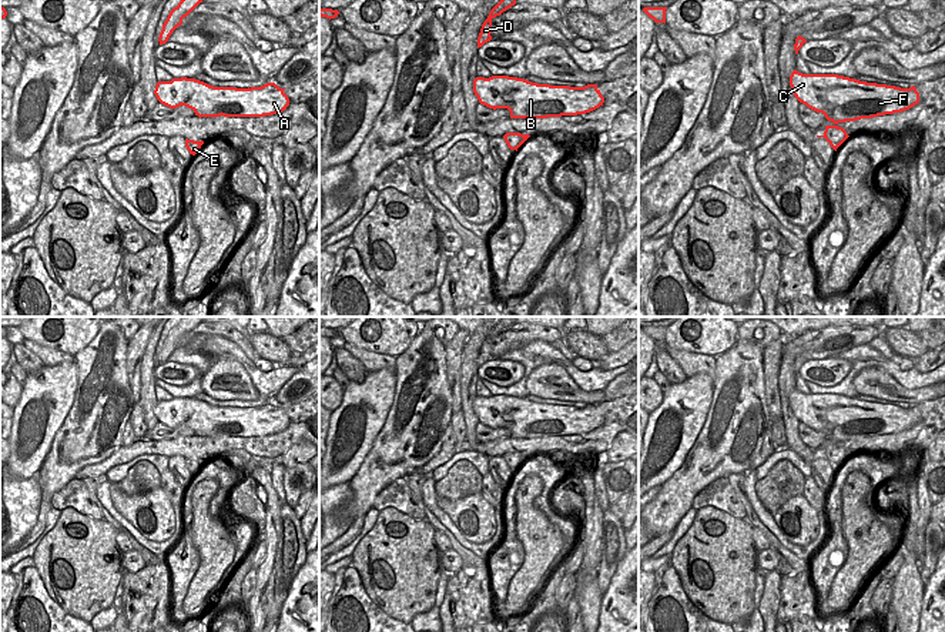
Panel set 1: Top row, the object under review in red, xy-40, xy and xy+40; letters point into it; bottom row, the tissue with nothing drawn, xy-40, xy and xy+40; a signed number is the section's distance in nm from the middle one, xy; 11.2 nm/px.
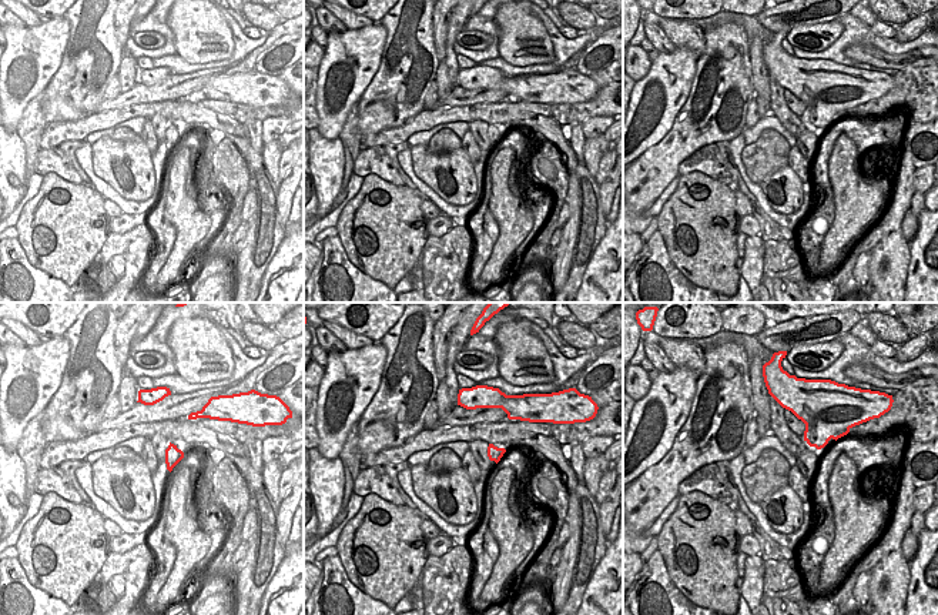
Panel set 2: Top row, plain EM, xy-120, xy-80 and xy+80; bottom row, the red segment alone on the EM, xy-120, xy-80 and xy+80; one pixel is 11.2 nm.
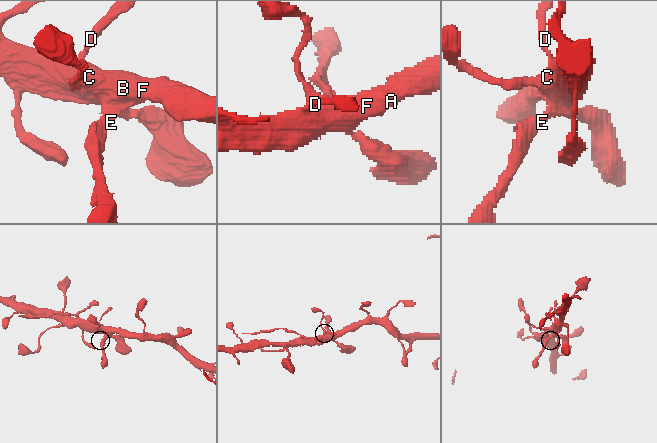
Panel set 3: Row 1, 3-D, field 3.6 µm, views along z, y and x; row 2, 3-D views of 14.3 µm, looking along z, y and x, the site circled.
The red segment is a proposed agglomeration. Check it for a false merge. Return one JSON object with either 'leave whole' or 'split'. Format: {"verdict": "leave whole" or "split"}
{"verdict": "leave whole"}

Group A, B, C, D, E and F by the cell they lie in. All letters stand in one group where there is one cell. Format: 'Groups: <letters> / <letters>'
Groups: A B C D E F.

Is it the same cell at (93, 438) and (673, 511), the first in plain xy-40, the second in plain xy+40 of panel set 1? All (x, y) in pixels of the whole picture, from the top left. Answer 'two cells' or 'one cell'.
one cell

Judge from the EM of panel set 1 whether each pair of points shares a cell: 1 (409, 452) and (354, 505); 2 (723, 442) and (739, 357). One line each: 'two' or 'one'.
1: one
2: one

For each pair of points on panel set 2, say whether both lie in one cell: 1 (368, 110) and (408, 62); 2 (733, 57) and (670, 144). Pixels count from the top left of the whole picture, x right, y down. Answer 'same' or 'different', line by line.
1: same
2: same

